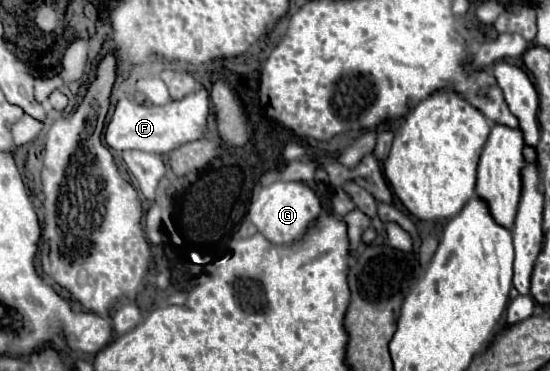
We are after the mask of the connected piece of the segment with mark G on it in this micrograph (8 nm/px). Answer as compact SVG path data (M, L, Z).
M273 182L263 186L257 198L249 206L249 220L257 230L273 244L291 244L301 238L311 224L321 214L321 202L315 192L303 182Z

